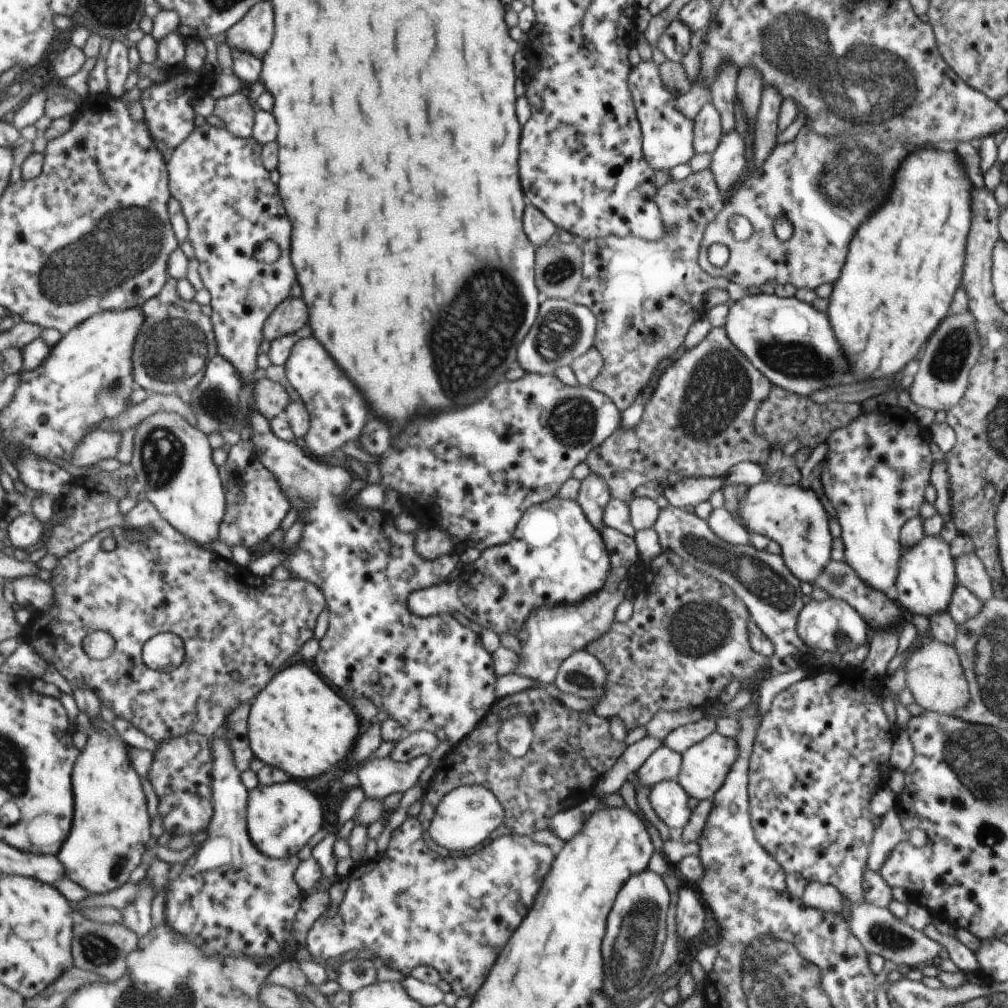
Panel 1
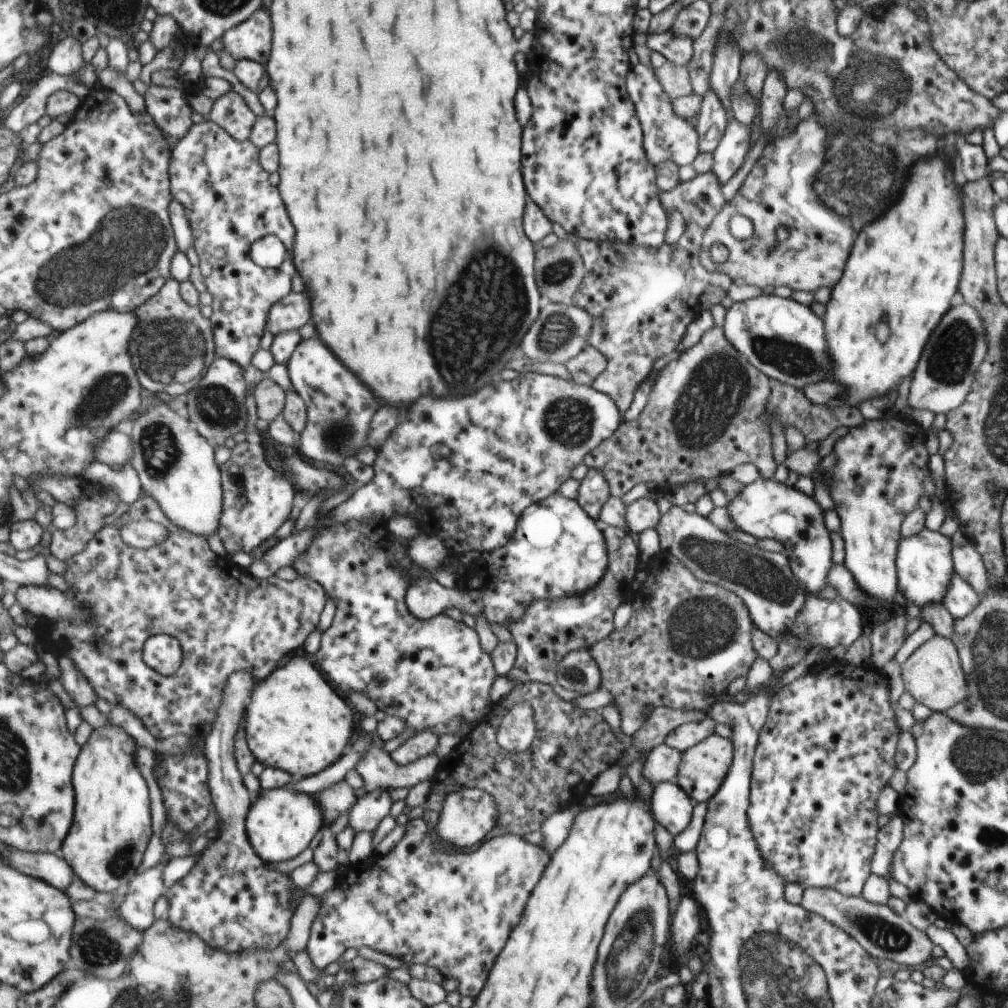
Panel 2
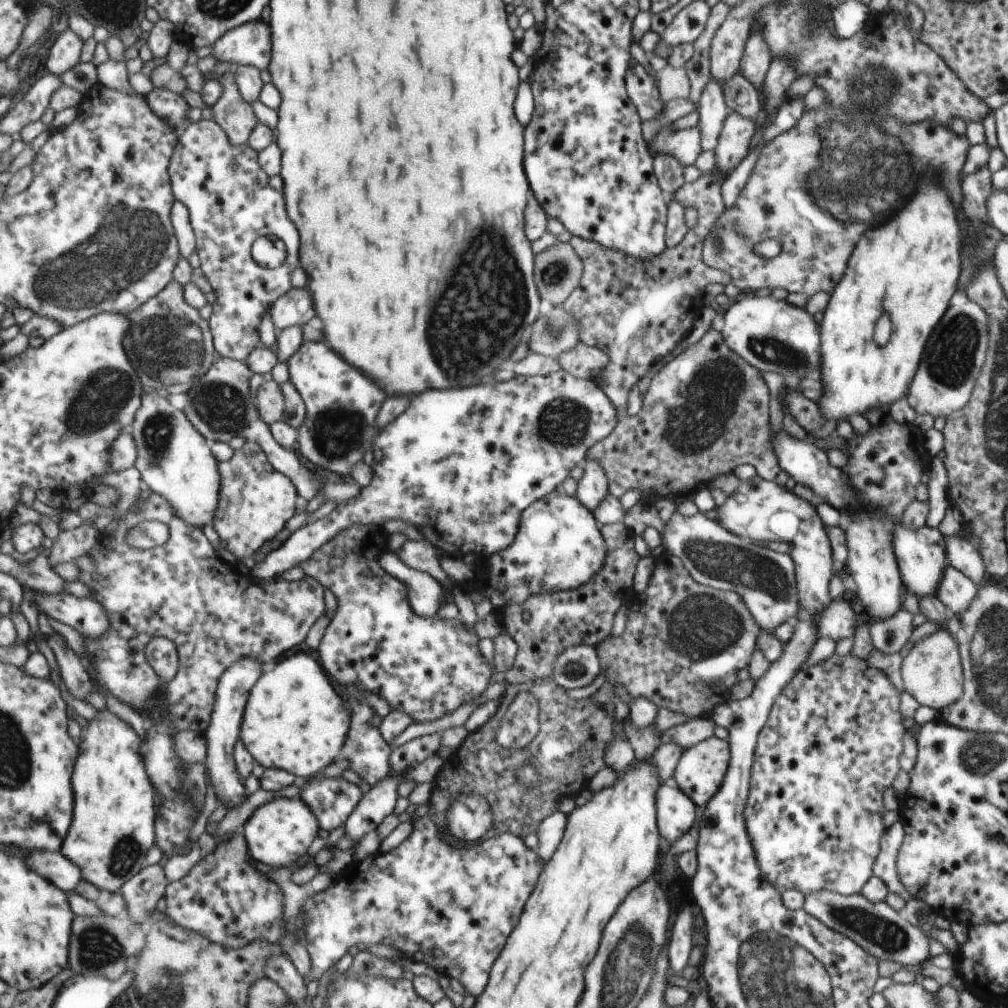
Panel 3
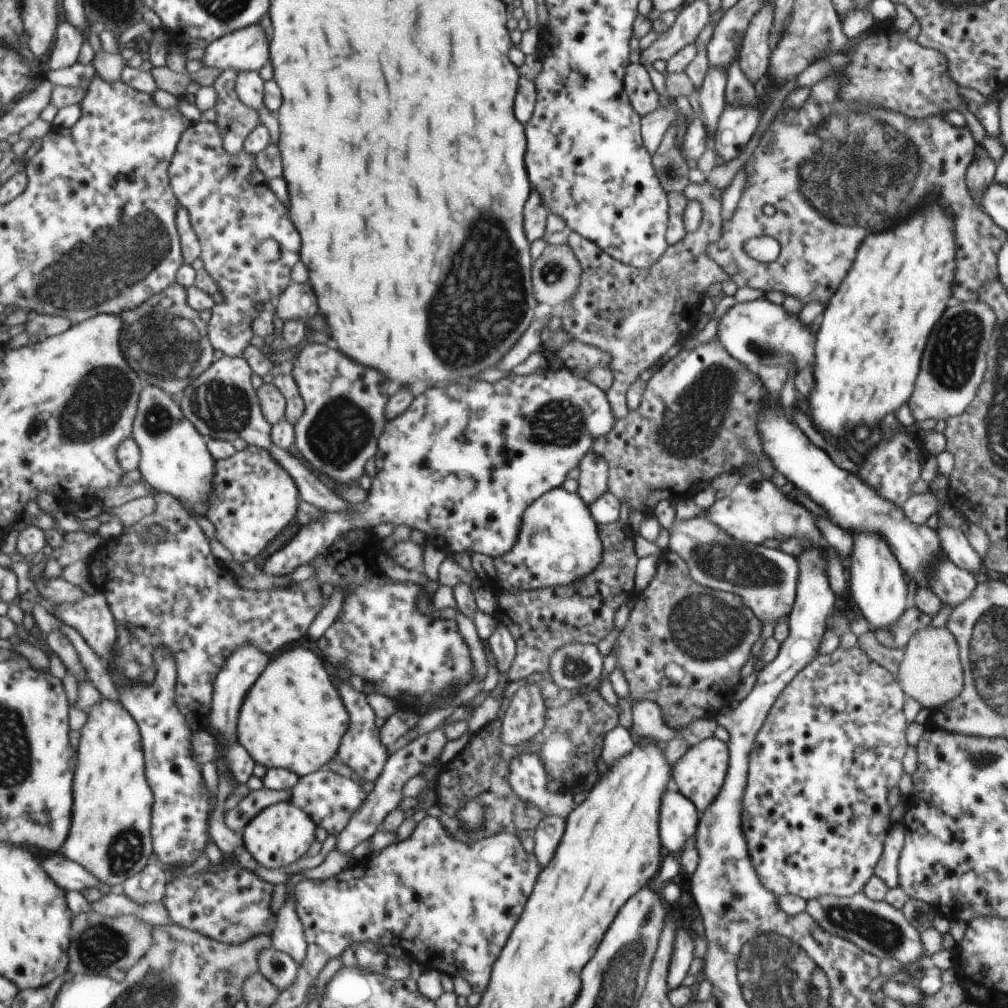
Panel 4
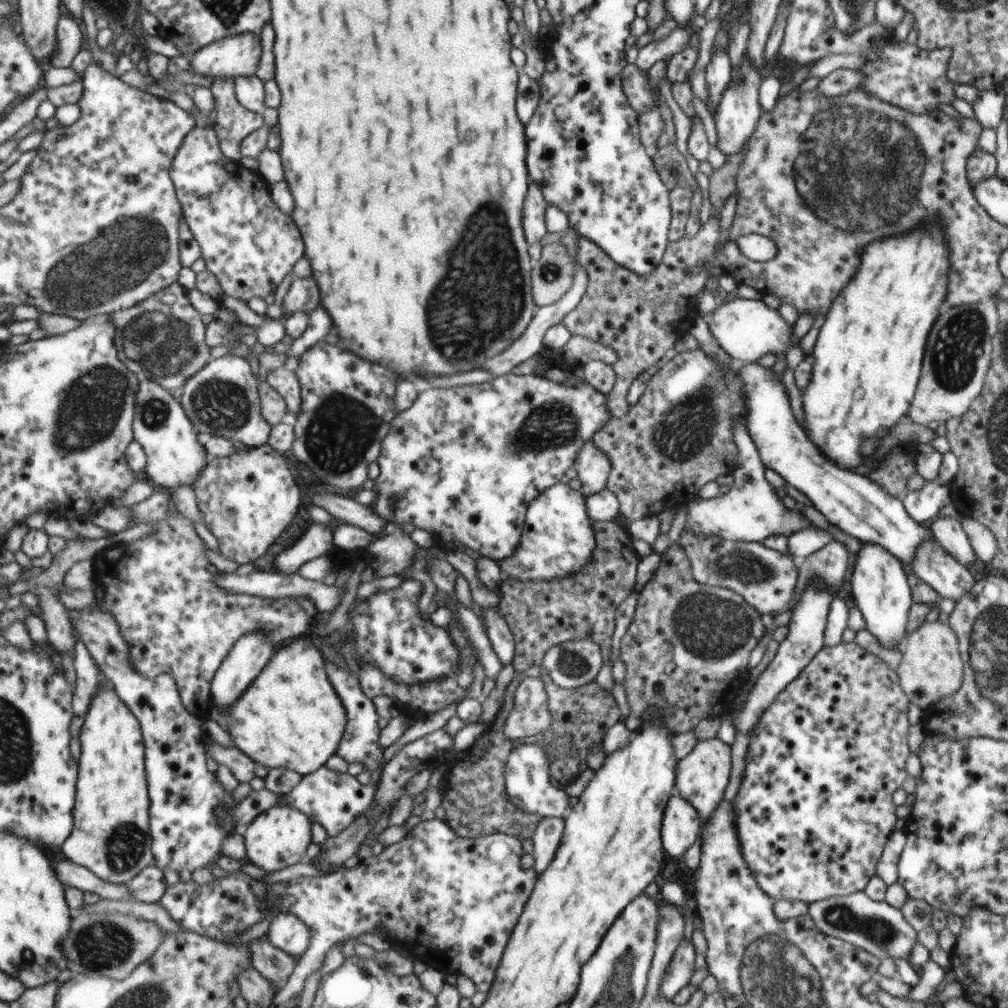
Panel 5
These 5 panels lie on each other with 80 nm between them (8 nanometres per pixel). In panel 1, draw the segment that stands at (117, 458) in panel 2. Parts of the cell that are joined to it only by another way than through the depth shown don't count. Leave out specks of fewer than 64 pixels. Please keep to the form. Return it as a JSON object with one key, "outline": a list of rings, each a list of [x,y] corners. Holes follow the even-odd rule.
{"outline":[[[93,428],[75,447],[71,463],[87,467],[105,458],[115,458],[119,446],[121,446],[121,433]]]}

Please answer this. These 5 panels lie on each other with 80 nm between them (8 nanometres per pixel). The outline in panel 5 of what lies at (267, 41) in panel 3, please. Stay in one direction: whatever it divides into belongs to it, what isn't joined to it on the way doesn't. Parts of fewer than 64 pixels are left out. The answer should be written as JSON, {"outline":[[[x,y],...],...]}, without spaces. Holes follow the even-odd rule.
{"outline":[[[245,33],[230,36],[203,47],[197,54],[192,56],[192,71],[205,76],[211,76],[213,80],[251,76],[257,72],[259,63],[262,60],[262,54],[262,35]]]}

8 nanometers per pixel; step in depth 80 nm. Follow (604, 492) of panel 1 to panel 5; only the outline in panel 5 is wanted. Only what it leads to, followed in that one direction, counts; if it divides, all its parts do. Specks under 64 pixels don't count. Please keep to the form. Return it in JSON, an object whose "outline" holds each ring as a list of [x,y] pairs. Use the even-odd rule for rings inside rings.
{"outline":[[[593,440],[586,442],[571,468],[575,471],[580,482],[580,492],[585,498],[606,488],[610,462],[594,447]]]}

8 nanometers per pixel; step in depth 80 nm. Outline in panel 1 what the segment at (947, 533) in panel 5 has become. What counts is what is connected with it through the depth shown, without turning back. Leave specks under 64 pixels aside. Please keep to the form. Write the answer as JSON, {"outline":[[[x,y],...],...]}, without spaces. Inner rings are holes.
{"outline":[[[973,552],[954,559],[957,584],[969,589],[982,603],[993,597],[990,576],[985,572],[980,558]]]}

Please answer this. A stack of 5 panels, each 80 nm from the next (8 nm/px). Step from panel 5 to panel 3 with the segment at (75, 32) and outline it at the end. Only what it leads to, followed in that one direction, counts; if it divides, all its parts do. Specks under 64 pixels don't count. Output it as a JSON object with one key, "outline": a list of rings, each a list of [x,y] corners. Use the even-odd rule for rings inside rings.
{"outline":[[[69,28],[62,29],[50,48],[45,64],[47,71],[62,75],[75,68],[82,62],[83,47],[84,40],[78,34]]]}

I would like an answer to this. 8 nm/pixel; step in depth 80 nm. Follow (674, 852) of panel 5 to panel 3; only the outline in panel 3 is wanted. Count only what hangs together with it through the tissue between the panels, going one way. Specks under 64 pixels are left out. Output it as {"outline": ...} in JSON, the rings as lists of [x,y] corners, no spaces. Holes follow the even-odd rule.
{"outline":[[[661,782],[654,794],[659,834],[670,844],[687,832],[697,818],[696,807],[672,783]]]}

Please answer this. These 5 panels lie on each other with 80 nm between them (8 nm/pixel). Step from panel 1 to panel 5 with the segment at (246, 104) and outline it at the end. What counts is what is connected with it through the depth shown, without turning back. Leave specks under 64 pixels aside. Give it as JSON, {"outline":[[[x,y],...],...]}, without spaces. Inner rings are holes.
{"outline":[[[233,78],[213,80],[211,90],[216,102],[213,127],[218,132],[223,154],[239,162],[244,156],[242,142],[265,124],[265,118],[237,100]]]}

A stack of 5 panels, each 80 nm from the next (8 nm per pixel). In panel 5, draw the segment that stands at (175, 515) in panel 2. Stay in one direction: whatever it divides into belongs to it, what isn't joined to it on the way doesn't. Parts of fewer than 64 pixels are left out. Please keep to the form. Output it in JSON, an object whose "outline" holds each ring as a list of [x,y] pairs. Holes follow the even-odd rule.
{"outline":[[[144,375],[141,378],[136,410],[134,440],[143,445],[148,458],[144,476],[152,480],[155,488],[167,490],[171,494],[184,486],[194,488],[210,464],[211,457],[202,441],[202,434],[194,427],[194,422],[182,403],[173,398],[172,393],[157,380]]]}

